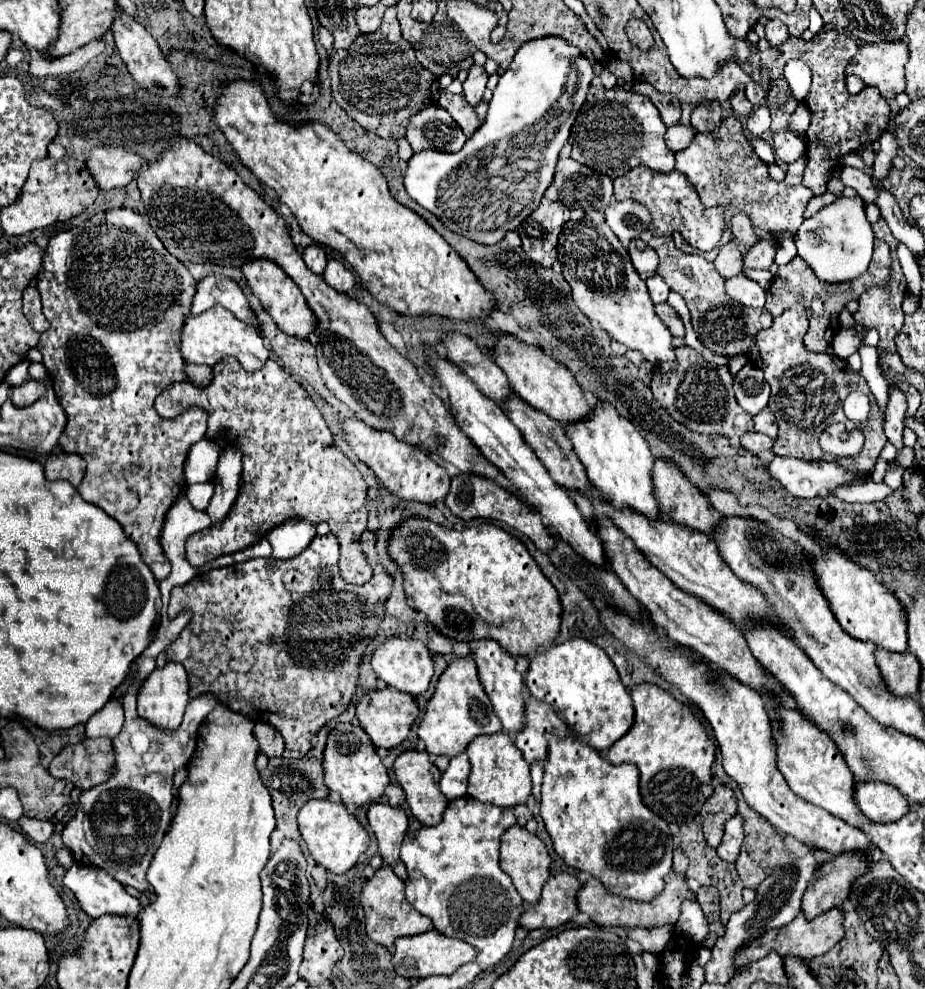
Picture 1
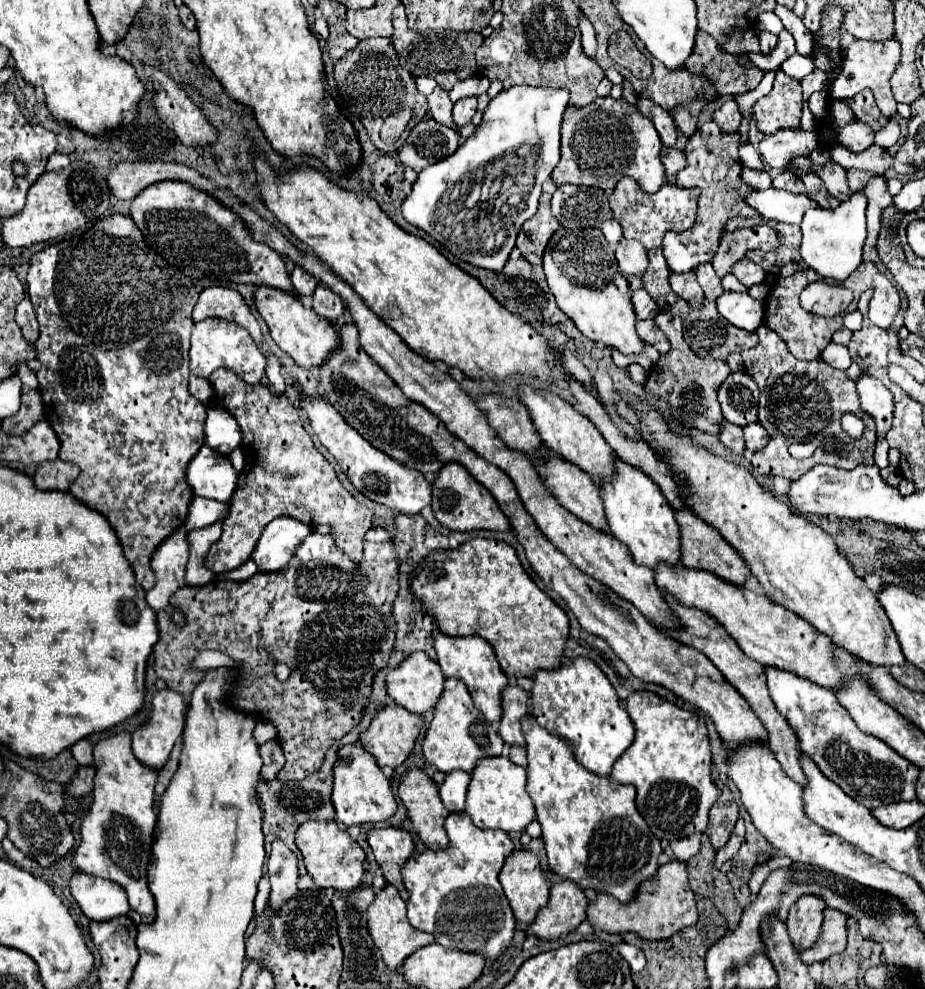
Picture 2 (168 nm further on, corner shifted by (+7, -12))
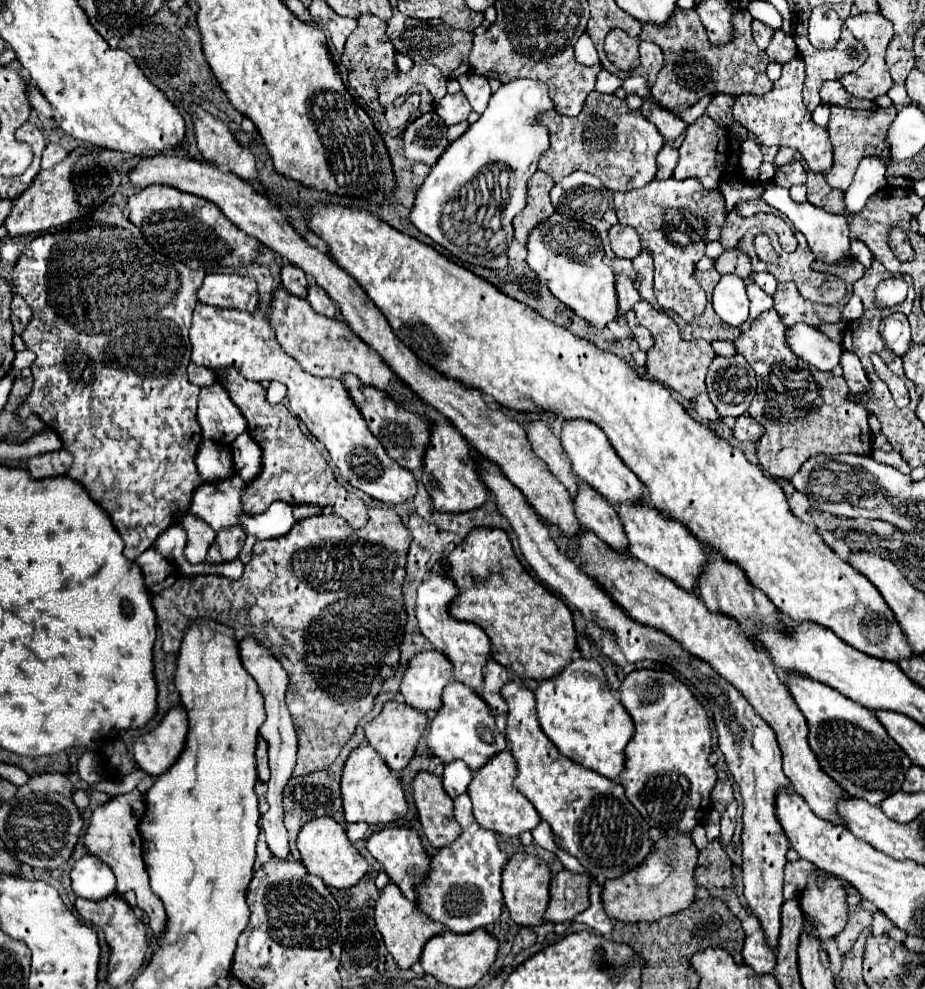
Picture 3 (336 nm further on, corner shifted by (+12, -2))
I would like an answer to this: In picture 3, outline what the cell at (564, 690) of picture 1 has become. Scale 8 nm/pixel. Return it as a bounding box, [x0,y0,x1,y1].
[536,659,634,779]

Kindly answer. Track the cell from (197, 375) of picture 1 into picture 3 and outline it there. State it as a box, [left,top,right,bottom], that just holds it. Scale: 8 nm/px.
[188,363,216,387]

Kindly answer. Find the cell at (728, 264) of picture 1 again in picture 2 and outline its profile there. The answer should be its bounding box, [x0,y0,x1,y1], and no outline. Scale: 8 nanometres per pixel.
[713,225,767,277]

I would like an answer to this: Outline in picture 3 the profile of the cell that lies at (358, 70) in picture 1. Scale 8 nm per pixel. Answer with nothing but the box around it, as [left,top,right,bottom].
[342,15,398,107]

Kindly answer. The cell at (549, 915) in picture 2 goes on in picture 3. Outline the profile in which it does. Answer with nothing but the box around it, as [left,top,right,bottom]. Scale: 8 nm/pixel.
[546,869,590,923]

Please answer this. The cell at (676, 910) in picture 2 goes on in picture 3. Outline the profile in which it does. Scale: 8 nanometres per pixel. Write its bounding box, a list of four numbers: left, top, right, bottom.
[602,833,698,923]

